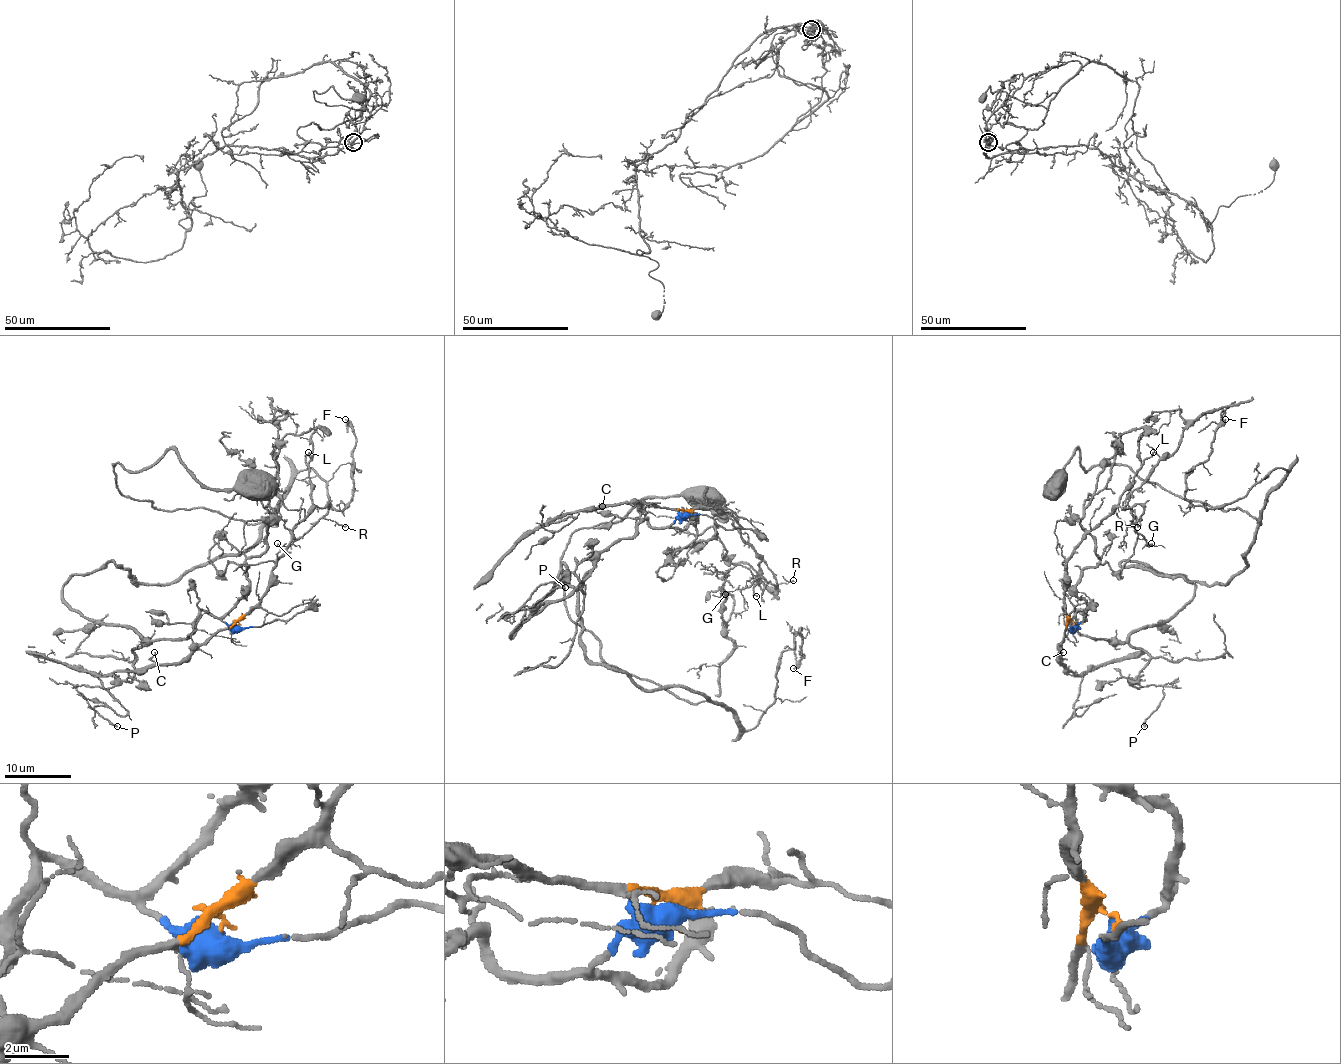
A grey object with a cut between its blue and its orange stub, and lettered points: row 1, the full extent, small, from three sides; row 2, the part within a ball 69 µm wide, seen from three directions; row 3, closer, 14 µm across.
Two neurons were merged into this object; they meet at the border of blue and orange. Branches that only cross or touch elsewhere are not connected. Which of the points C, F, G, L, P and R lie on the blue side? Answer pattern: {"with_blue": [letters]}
{"with_blue": ["F", "P"]}

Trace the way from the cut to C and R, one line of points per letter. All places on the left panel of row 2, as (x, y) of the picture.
C: (238, 624), (235, 621), (217, 631), (178, 663), (156, 664), (151, 659), (155, 653)
R: (238, 624), (260, 601), (275, 561), (292, 539), (292, 530), (315, 507), (327, 504), (325, 517), (345, 527)

